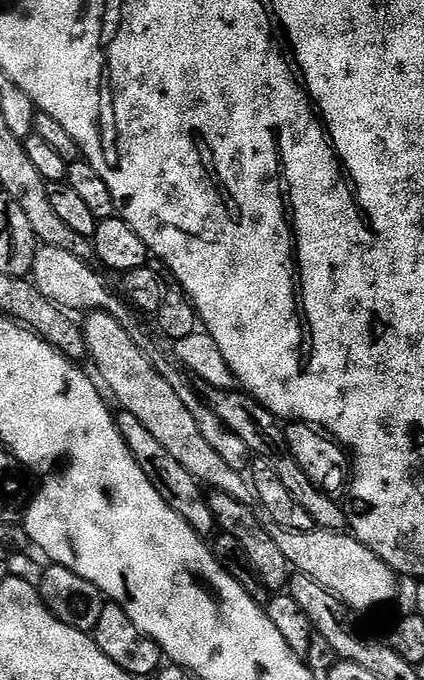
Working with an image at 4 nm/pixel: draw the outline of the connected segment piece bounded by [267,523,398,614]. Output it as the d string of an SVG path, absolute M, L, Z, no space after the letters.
M274 523L267 525L270 538L278 542L282 554L286 554L289 565L295 571L306 574L318 582L334 598L338 598L347 608L357 614L363 614L367 608L376 608L379 604L388 604L396 596L397 573L392 571L374 550L347 531L327 532L324 528L315 527L310 532L286 530Z

